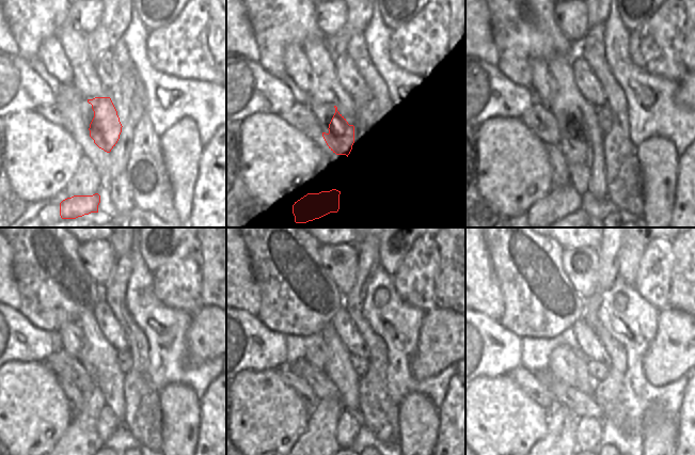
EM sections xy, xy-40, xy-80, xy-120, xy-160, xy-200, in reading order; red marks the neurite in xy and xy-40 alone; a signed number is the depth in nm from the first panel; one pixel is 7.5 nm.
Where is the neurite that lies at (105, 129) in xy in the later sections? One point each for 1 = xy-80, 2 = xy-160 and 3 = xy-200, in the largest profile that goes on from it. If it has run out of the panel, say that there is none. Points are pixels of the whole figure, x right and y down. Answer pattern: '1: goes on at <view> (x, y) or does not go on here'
1: goes on at xy-80 (573, 147)
2: goes on at xy-160 (317, 444)
3: goes on at xy-200 (558, 444)

